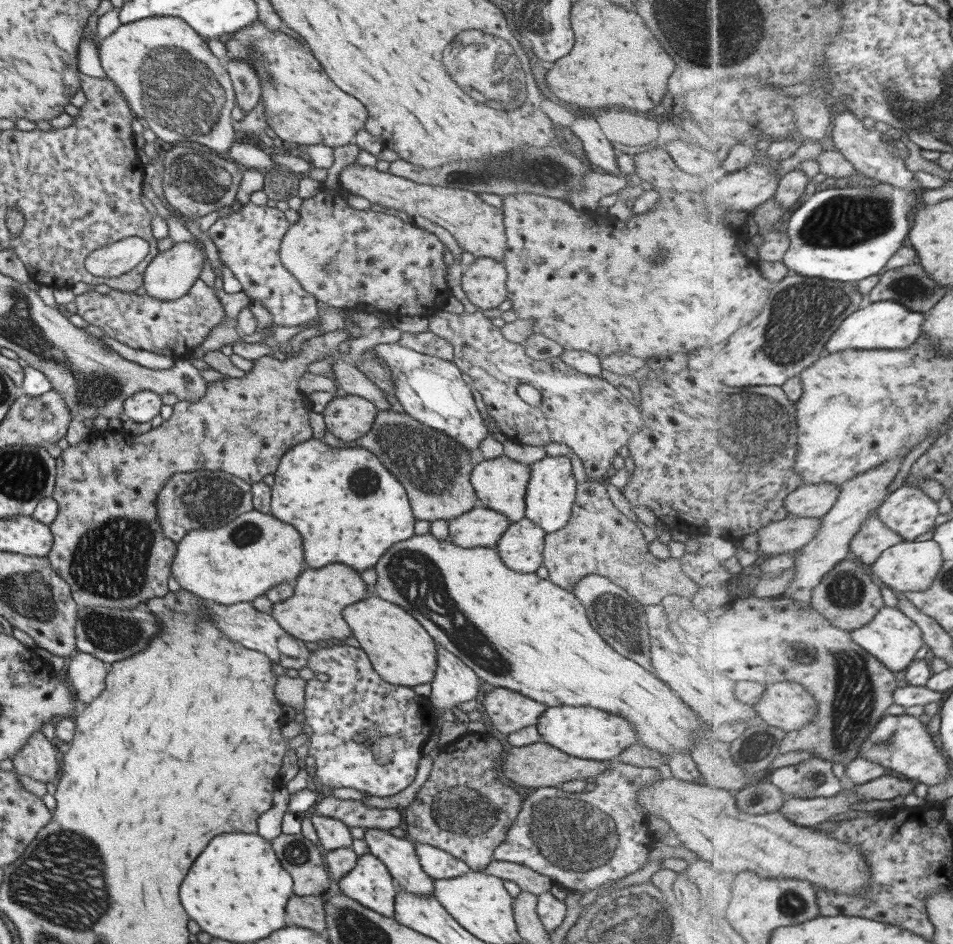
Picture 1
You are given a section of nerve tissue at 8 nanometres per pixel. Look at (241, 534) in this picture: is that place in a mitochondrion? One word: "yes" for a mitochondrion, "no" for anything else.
yes

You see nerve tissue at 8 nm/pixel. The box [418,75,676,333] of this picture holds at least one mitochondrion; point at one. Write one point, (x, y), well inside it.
(545, 172)

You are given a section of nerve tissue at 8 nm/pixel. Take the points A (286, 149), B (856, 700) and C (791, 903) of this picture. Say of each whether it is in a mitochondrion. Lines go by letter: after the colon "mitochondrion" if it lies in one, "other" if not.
A: other
B: mitochondrion
C: mitochondrion

